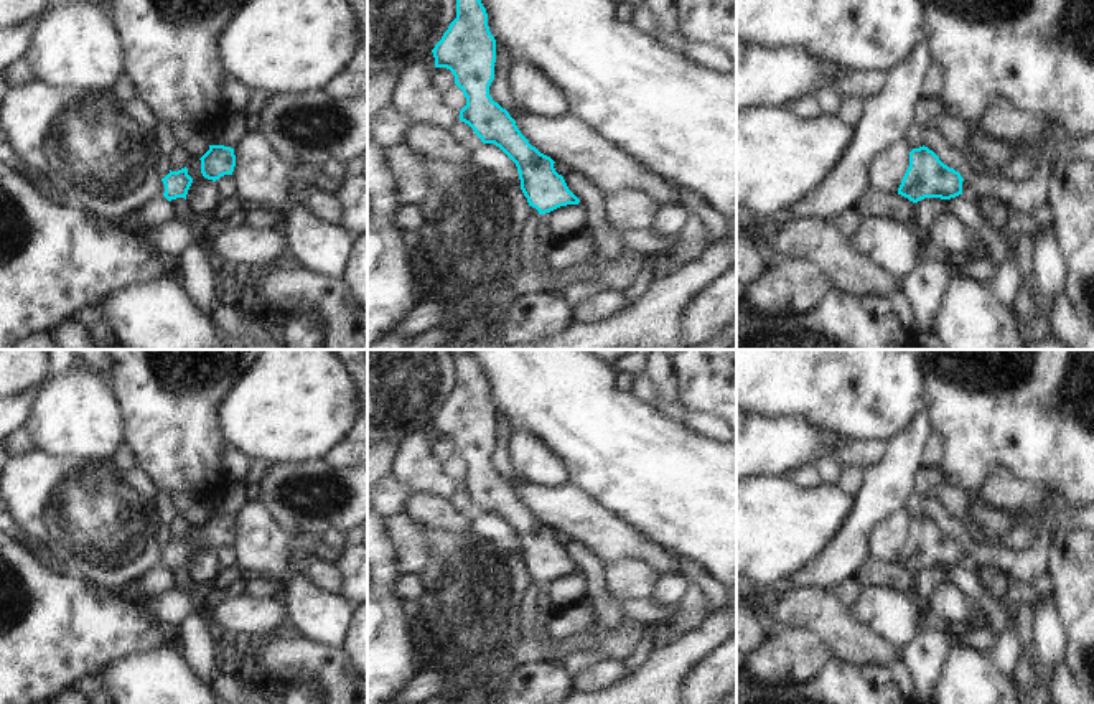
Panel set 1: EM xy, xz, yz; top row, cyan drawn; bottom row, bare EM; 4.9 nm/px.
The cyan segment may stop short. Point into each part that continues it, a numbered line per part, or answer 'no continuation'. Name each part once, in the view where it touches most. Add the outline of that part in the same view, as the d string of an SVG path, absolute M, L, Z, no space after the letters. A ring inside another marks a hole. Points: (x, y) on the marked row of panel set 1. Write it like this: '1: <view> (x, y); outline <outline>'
no continuation

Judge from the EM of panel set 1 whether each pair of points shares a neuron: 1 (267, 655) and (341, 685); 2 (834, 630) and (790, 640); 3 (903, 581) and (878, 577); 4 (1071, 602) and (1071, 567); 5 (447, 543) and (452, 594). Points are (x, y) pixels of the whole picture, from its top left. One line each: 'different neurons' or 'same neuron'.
1: same neuron
2: different neurons
3: same neuron
4: same neuron
5: same neuron

